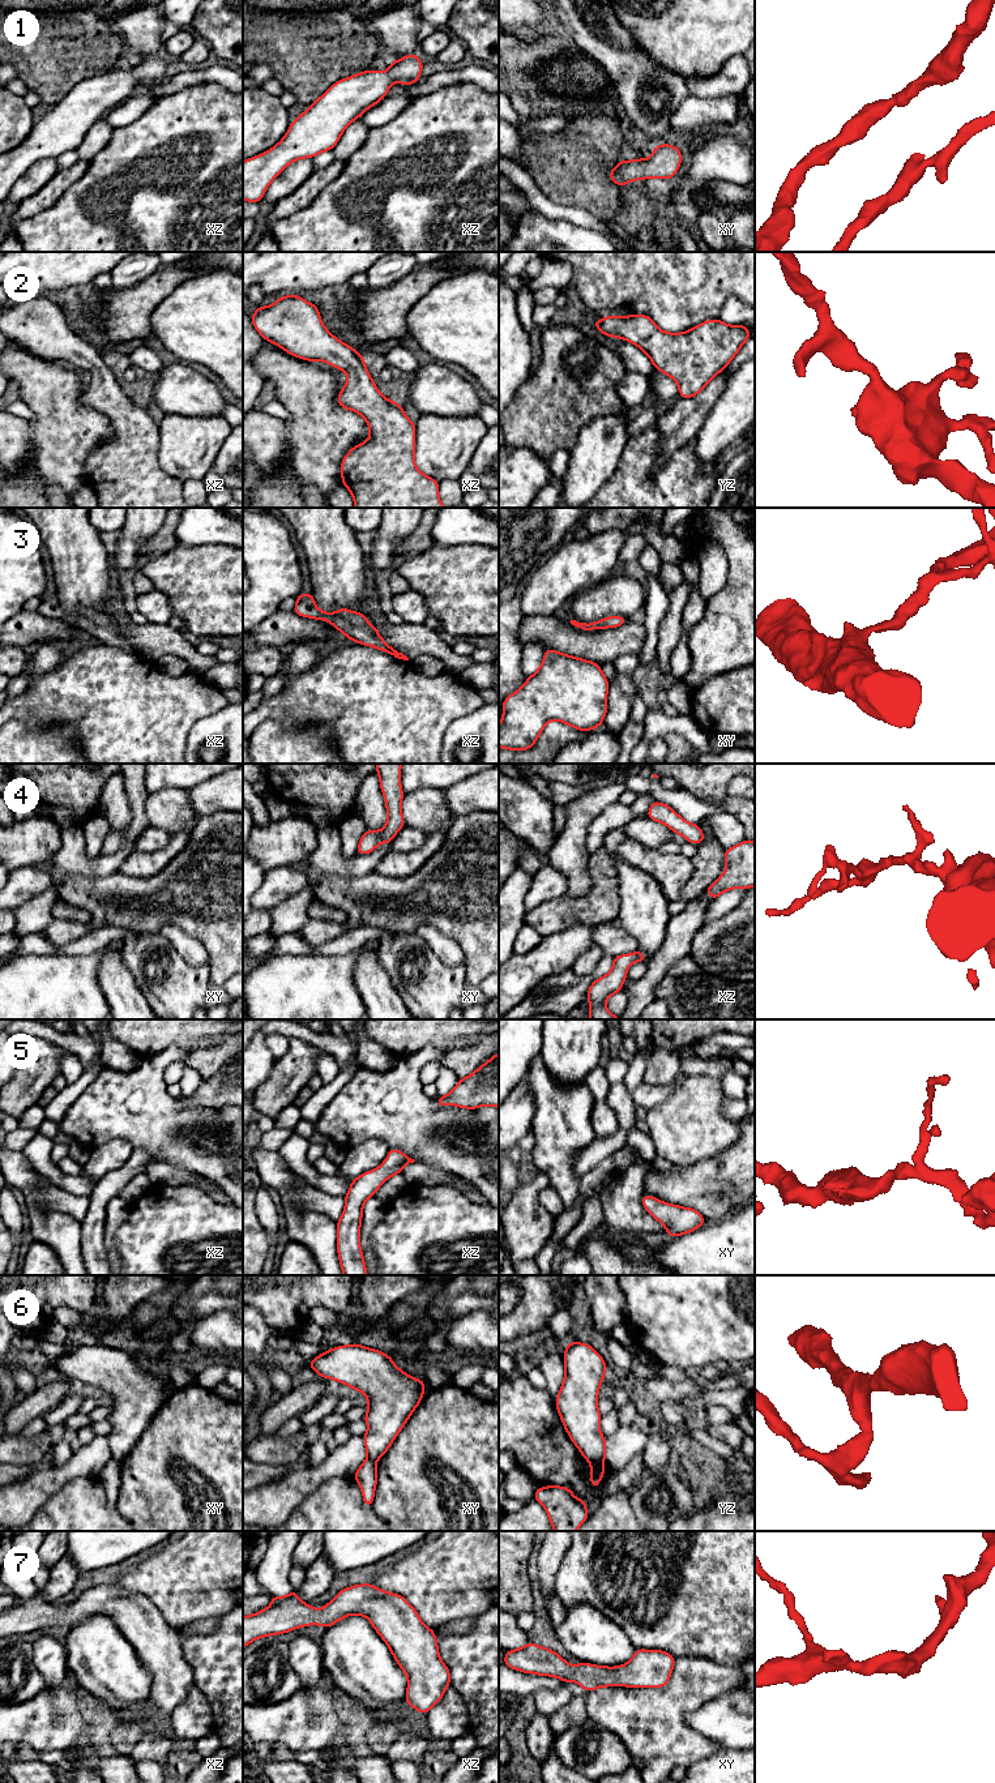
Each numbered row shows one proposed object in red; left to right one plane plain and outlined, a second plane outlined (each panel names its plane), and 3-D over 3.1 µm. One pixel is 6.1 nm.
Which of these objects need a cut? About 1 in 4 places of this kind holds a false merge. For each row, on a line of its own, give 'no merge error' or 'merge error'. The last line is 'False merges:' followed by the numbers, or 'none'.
1: no merge error
2: no merge error
3: no merge error
4: no merge error
5: no merge error
6: merge error
7: no merge error
False merges: 6

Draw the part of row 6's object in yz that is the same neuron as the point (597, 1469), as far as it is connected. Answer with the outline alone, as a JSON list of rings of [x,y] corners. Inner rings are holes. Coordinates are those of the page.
[[[603,1461],[590,1463],[590,1472],[592,1472],[590,1487],[592,1488],[597,1488],[599,1485],[605,1471],[606,1468],[603,1466]]]

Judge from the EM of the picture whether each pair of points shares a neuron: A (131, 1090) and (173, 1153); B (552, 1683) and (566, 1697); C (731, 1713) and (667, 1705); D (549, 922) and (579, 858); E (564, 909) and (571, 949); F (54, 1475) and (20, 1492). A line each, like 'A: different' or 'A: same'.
A: same
B: different
C: different
D: different
E: different
F: same

